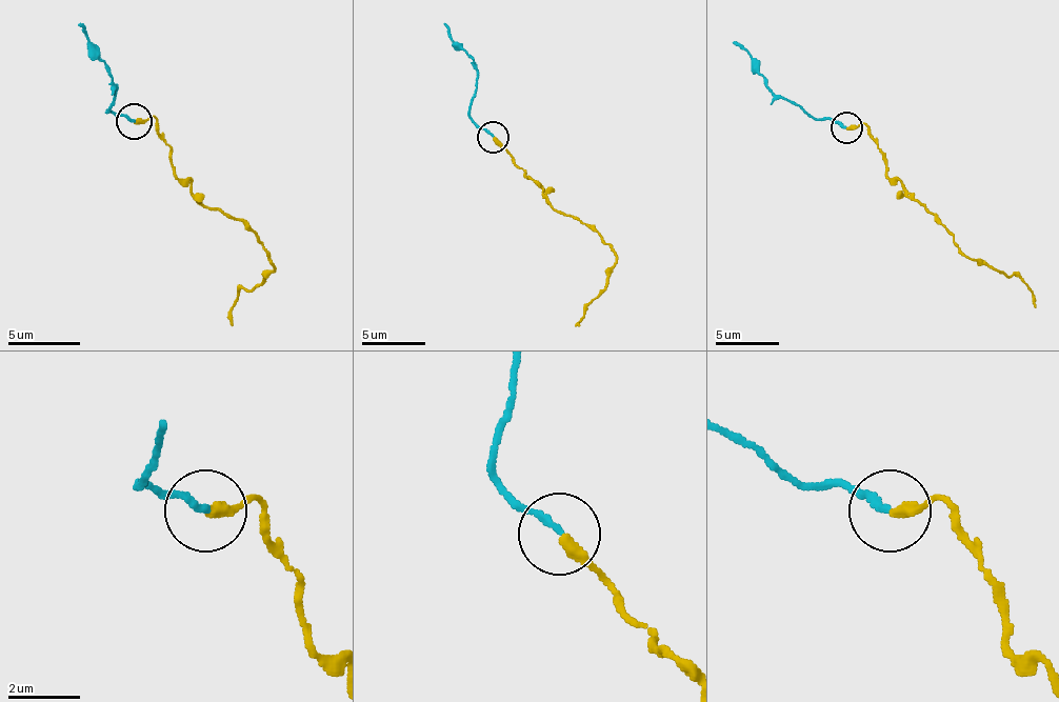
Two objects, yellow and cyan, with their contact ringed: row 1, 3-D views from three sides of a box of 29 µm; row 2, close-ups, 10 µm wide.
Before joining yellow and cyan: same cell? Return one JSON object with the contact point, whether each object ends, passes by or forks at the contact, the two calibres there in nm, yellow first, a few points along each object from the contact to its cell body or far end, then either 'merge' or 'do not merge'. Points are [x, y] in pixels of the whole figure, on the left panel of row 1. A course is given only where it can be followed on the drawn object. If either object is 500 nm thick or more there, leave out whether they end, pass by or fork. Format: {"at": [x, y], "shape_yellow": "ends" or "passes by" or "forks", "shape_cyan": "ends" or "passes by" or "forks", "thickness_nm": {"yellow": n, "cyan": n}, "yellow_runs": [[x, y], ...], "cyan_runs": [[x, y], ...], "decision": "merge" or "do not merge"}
{"at": [134, 121], "shape_yellow": "ends", "shape_cyan": "ends", "thickness_nm": {"yellow": 320, "cyan": 180}, "yellow_runs": [[134, 120], [156, 120], [174, 171], [206, 206], [242, 221], [274, 267], [242, 289], [231, 325]], "cyan_runs": [[134, 120], [110, 109], [116, 84], [98, 48], [77, 23]], "decision": "merge"}

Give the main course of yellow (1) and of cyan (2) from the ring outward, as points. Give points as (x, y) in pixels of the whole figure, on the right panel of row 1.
1: (846, 127), (865, 127), (881, 153), (884, 172), (932, 216), (966, 257), (1017, 276), (1033, 295), (1036, 307)
2: (846, 127), (827, 118), (808, 118), (777, 96), (758, 64), (733, 42)

